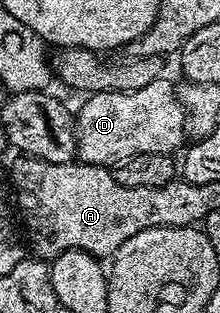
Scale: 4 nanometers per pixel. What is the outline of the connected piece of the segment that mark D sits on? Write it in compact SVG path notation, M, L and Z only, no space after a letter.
M168 79L149 83L147 87L129 93L119 93L114 88L105 93L93 93L85 96L83 101L80 113L78 109L75 114L76 155L85 165L111 167L122 159L130 159L130 155L143 153L172 155L176 148L179 150L185 144L184 105Z

